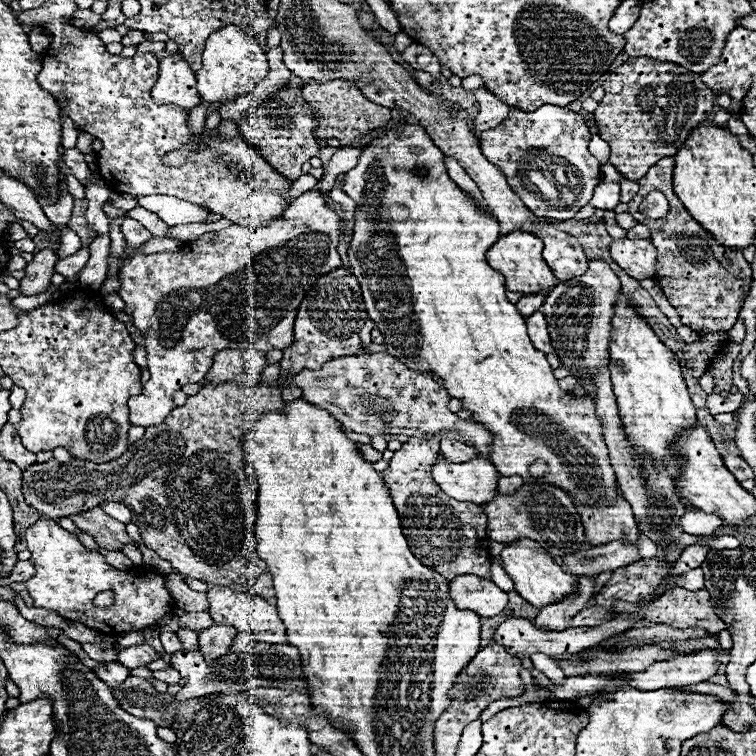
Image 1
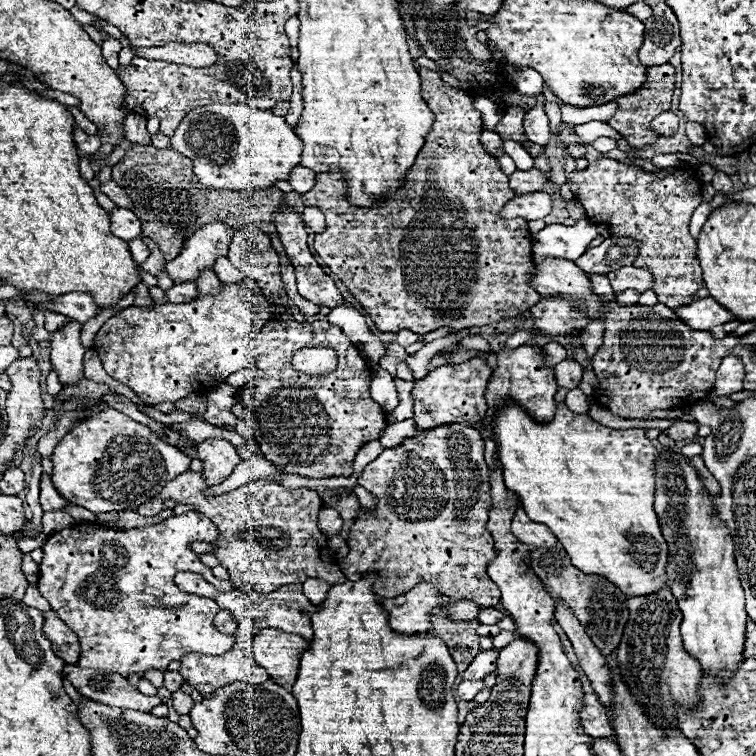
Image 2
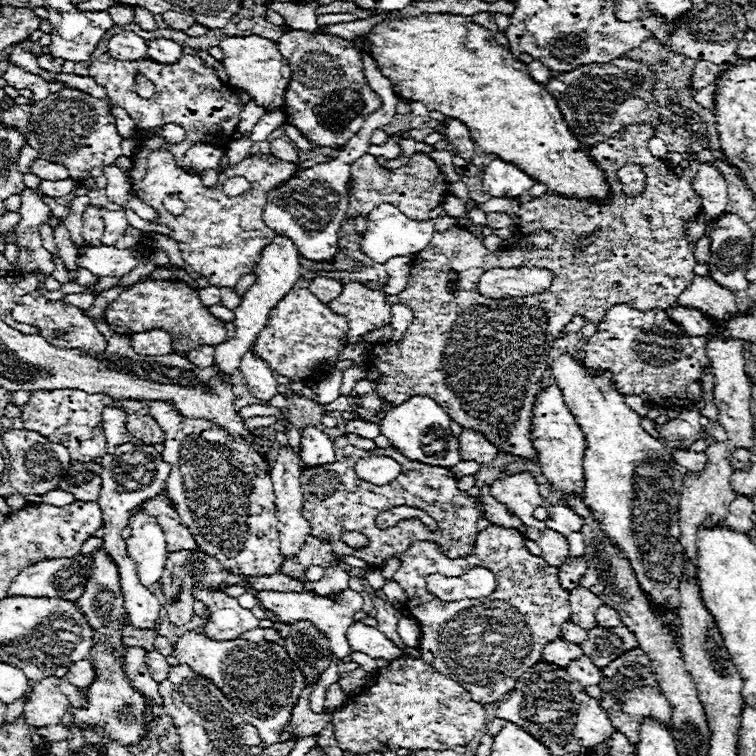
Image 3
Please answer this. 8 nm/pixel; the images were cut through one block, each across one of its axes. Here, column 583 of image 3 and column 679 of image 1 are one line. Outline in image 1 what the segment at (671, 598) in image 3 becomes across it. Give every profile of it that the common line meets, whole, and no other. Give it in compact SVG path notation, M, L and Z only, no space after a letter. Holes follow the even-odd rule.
M622 292L618 294L614 308L610 334L610 372L626 434L632 438L636 450L648 452L652 458L666 462L672 478L676 478L678 462L668 442L678 434L678 430L696 424L696 410L686 392L680 364L676 354L654 334L654 330L638 314L638 308L632 306Z

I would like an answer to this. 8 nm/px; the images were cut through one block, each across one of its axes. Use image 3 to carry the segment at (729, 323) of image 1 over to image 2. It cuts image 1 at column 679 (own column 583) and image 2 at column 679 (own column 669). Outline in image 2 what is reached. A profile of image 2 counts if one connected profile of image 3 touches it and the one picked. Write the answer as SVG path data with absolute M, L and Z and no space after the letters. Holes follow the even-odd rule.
M598 158L586 170L572 176L572 192L582 202L588 218L594 224L610 224L612 236L628 236L640 242L640 256L634 266L652 272L654 292L662 304L668 308L680 308L688 302L694 302L696 290L704 284L702 268L696 260L696 240L688 232L690 216L696 206L702 202L702 184L698 182L697 171L692 166L682 165L665 178L659 178L654 172L646 172L637 166L626 166L610 158Z

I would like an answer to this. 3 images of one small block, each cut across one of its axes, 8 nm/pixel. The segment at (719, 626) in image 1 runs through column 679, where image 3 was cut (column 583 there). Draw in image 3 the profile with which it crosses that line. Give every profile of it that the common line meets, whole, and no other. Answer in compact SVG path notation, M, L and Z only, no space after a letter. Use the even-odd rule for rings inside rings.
M578 586L576 590L570 592L570 610L572 610L572 622L576 622L578 626L584 626L586 630L590 630L592 626L596 626L594 620L594 612L602 606L602 602L592 596L586 588Z

